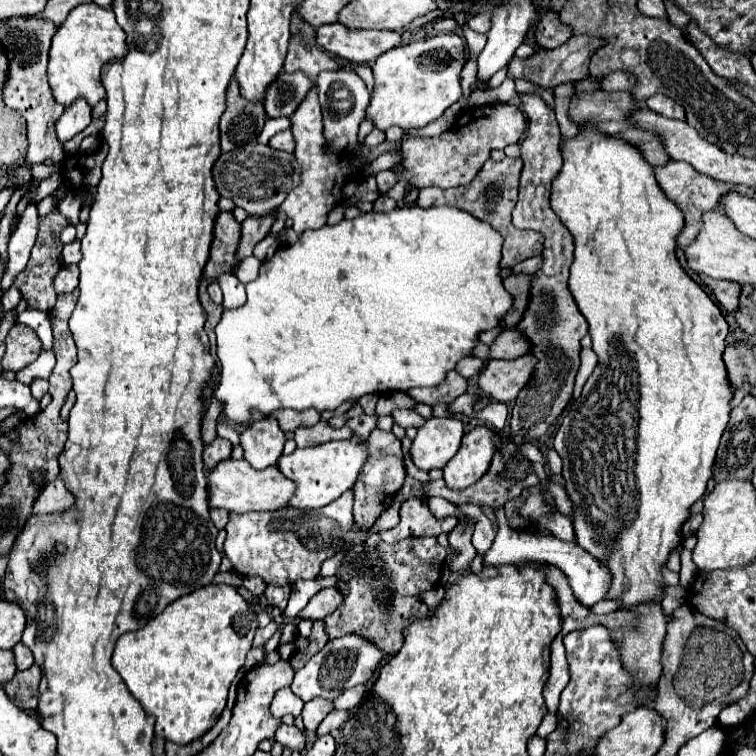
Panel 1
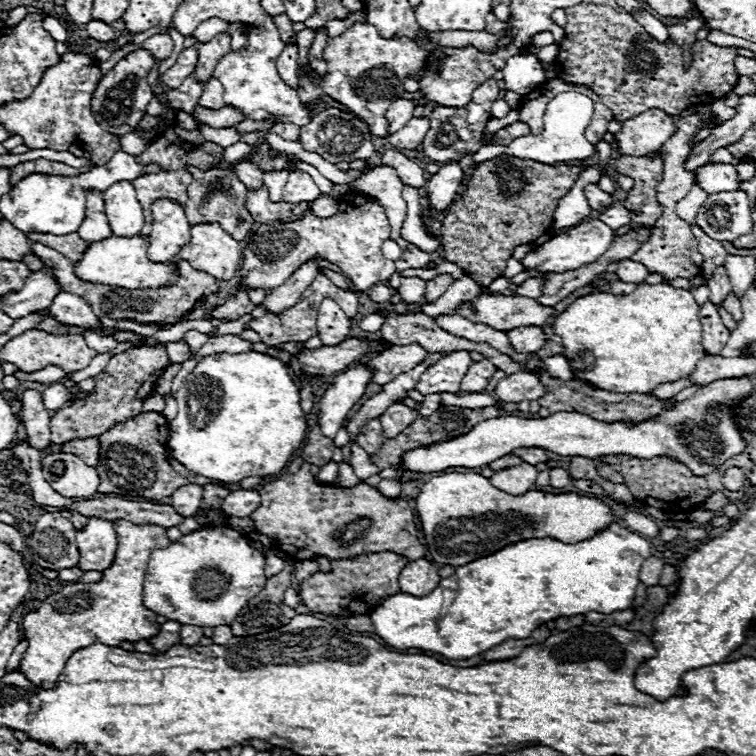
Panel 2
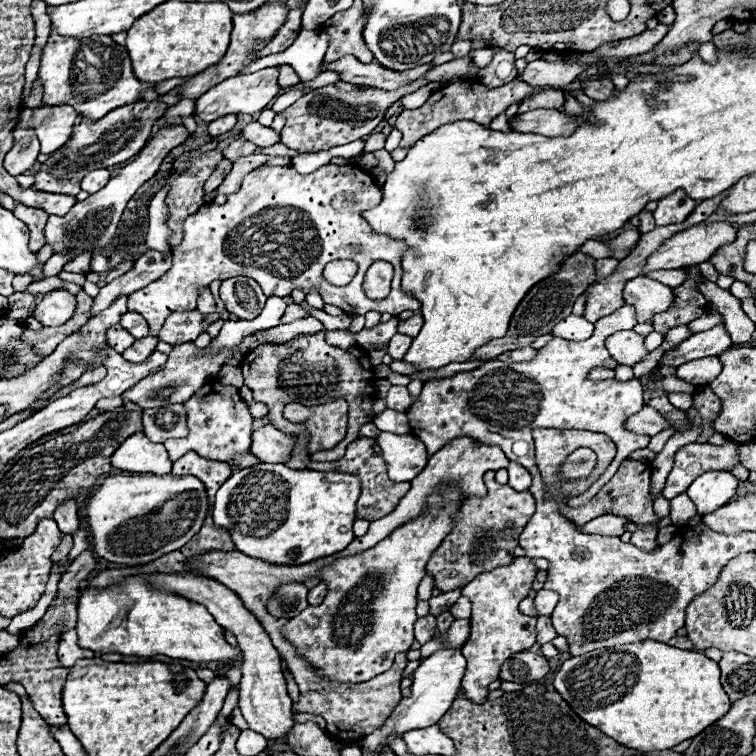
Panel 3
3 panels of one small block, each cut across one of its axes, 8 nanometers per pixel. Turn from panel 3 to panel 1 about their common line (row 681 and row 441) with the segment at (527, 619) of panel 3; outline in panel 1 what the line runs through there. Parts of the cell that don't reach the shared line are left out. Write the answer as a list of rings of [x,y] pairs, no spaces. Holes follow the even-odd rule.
[[[476,426],[462,438],[462,446],[456,456],[444,466],[444,482],[452,490],[468,488],[488,472],[488,464],[492,462],[492,452],[496,432],[490,426]]]

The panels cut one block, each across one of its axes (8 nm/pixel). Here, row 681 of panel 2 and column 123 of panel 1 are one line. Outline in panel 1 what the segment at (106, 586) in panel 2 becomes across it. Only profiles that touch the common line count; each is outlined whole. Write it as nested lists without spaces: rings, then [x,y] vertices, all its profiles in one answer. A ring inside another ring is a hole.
[[[94,2],[76,6],[58,32],[52,38],[50,62],[48,62],[48,82],[52,86],[54,98],[62,106],[70,106],[74,100],[84,98],[92,108],[106,98],[104,86],[100,82],[100,70],[104,64],[128,54],[128,44],[124,30],[116,22],[112,10],[104,10]]]

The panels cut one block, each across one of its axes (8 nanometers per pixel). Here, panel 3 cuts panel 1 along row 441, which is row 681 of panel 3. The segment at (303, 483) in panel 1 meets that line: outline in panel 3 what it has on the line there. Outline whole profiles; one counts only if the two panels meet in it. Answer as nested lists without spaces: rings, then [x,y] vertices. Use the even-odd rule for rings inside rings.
[[[442,490],[440,494],[432,494],[428,498],[426,518],[418,518],[396,528],[388,538],[384,538],[366,552],[336,560],[328,568],[322,568],[322,580],[328,586],[324,602],[320,606],[308,606],[284,626],[284,636],[312,666],[320,668],[332,680],[356,684],[372,680],[374,676],[390,670],[394,656],[410,650],[414,642],[414,622],[418,618],[418,584],[424,578],[424,566],[430,560],[430,554],[452,530],[452,520],[460,510],[460,504],[456,504],[458,496],[460,494],[456,490]]]

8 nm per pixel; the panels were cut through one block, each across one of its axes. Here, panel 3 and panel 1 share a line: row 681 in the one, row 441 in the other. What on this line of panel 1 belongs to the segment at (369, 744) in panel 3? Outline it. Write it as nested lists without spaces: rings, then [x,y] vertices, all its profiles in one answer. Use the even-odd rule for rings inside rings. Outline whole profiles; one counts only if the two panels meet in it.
[[[430,418],[416,434],[410,456],[420,470],[444,468],[458,452],[464,436],[464,424],[458,418]]]

